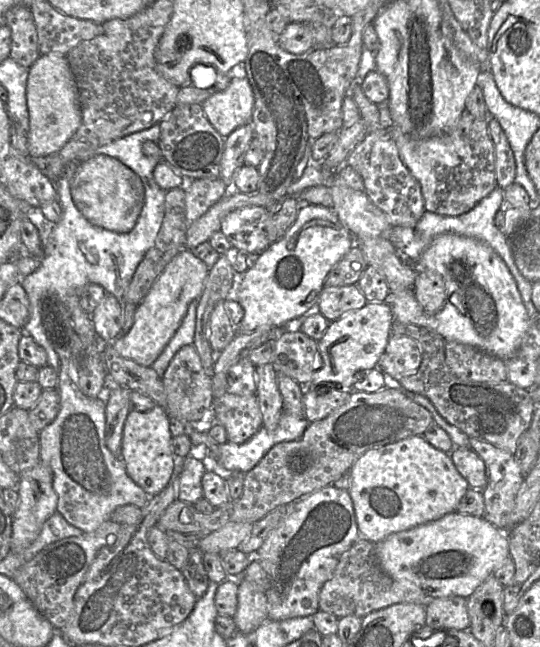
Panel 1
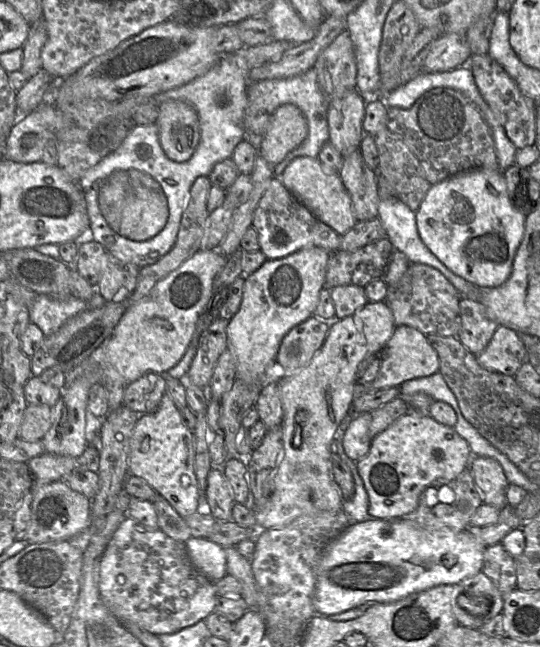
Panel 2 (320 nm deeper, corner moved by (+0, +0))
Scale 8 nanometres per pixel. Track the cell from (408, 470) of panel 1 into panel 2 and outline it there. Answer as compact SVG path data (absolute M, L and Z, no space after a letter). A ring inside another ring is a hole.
M407 412L379 433L373 439L368 454L356 462L369 497L369 514L377 519L403 518L417 508L425 489L433 487L433 484L451 481L469 468L472 456L468 442L455 431L454 427L437 422L429 414Z

